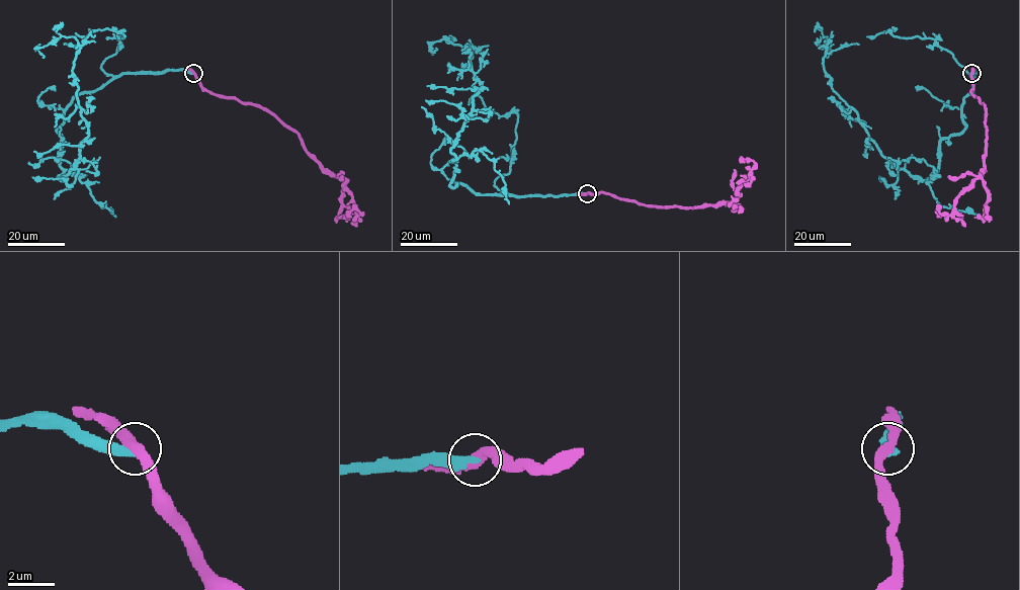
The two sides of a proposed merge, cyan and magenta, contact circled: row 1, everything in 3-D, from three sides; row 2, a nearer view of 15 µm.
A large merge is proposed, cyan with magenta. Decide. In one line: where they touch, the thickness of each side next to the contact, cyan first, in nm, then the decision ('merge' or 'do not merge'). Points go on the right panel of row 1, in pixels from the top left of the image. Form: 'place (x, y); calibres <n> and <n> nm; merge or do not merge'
place (971, 73); calibres 400 and 440 nm; do not merge

